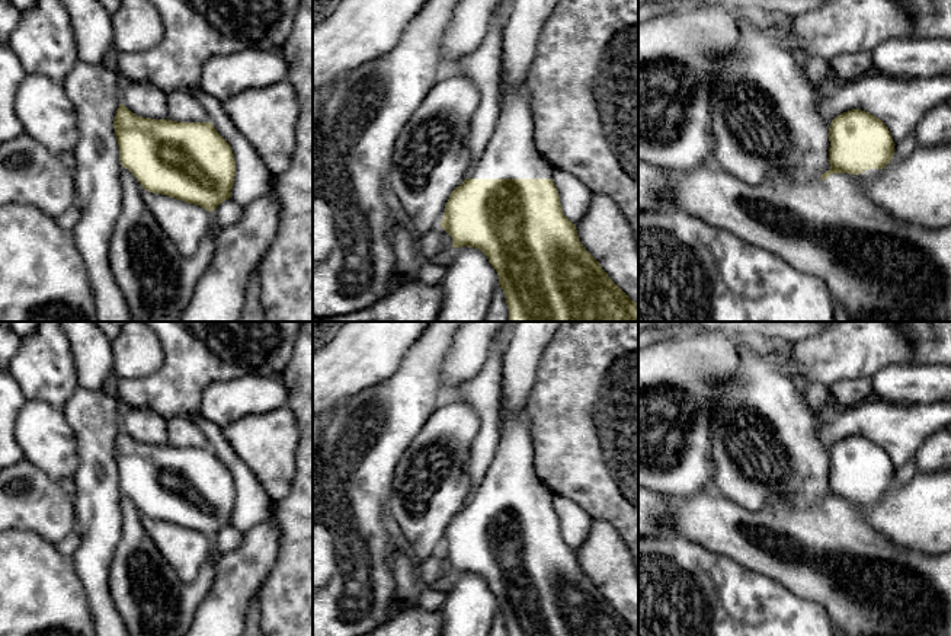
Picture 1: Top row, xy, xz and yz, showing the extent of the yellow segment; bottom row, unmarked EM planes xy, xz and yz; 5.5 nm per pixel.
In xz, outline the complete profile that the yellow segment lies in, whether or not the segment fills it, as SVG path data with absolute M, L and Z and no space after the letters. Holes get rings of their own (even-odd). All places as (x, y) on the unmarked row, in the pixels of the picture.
M526 408L500 425L500 444L497 445L496 461L487 469L484 479L468 498L467 505L457 512L445 531L441 553L452 563L452 573L480 575L496 595L499 611L503 616L509 636L638 636L634 629L602 595L599 588L583 573L579 566L576 550L561 536L558 517L553 508L554 493L547 488L534 470L534 448L531 438L531 419Z

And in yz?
M861 435L832 445L829 467L830 495L822 501L822 506L833 499L859 501L868 495L884 495L896 472L886 450Z

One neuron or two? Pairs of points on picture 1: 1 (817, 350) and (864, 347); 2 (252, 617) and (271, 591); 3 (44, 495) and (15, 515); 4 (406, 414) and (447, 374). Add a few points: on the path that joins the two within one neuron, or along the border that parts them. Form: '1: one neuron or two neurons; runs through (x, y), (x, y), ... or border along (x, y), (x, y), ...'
1: one neuron; runs through (829, 350), (852, 348)
2: two neurons; border along (255, 597), (259, 620)
3: one neuron; runs through (37, 501), (29, 501), (22, 508)
4: two neurons; border along (448, 347), (439, 367), (439, 384), (445, 398)

